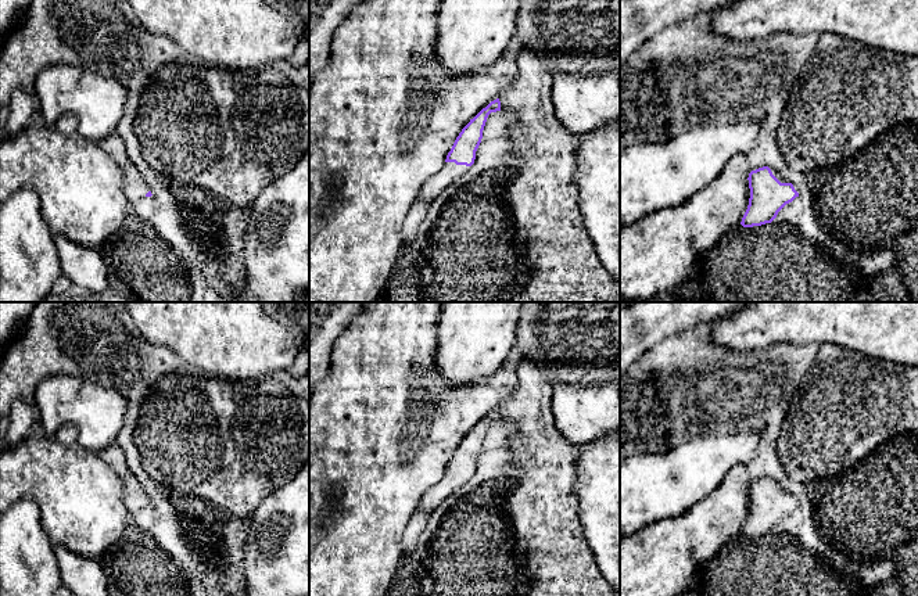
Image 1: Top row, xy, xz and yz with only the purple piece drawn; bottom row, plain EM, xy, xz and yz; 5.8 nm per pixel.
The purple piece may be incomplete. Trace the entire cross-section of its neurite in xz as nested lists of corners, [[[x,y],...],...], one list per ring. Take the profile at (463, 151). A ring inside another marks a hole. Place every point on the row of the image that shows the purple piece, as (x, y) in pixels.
[[[499,98],[491,101],[462,129],[456,137],[442,168],[427,180],[417,201],[427,201],[437,197],[449,184],[456,182],[474,164],[476,151],[483,139],[483,130],[491,112],[501,111]]]

